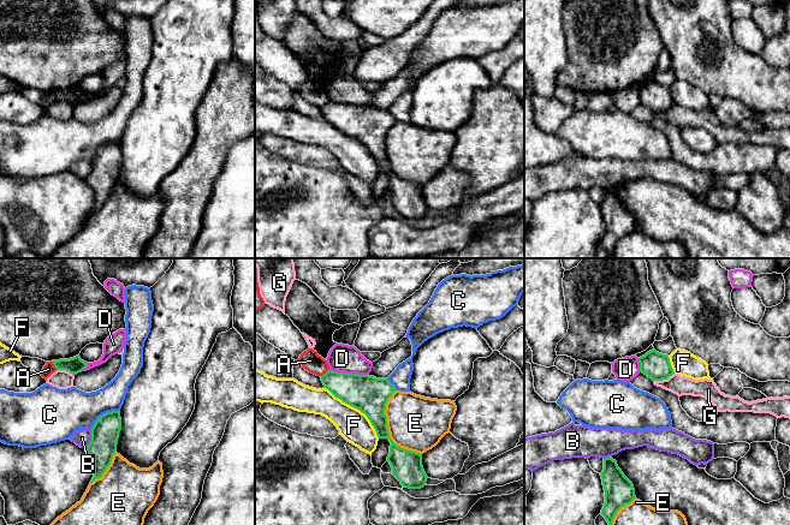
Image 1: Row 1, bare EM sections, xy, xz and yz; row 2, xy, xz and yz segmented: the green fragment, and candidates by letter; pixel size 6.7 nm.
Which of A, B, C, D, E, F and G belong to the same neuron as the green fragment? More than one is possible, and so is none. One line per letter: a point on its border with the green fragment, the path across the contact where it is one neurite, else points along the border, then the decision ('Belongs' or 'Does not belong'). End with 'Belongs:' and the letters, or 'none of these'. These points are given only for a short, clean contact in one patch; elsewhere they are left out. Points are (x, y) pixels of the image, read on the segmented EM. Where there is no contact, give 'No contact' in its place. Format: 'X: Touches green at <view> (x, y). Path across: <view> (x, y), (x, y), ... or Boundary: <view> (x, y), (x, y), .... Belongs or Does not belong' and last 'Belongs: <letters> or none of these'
A: Touches green at xz (324, 374). Boundary: xz (328, 369), (320, 376). Does not belong
B: Touches green at xy (91, 440). Boundary: xy (91, 430), (91, 440), (84, 448). Does not belong
C: Touches green at xy (102, 415). Does not belong
D: Touches green at xz (349, 374). Boundary: xz (330, 369), (337, 373), (367, 375). Does not belong
E: Touches green at xz (387, 430). Does not belong
F: Touches green at xz (356, 407). Does not belong
G: Touches green at yz (664, 379). Boundary: yz (673, 373), (666, 379), (654, 381). Does not belong
Belongs: none of these

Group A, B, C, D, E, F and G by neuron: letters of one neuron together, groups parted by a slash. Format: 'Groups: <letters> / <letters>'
Groups: A / B / C / D / E / F / G

